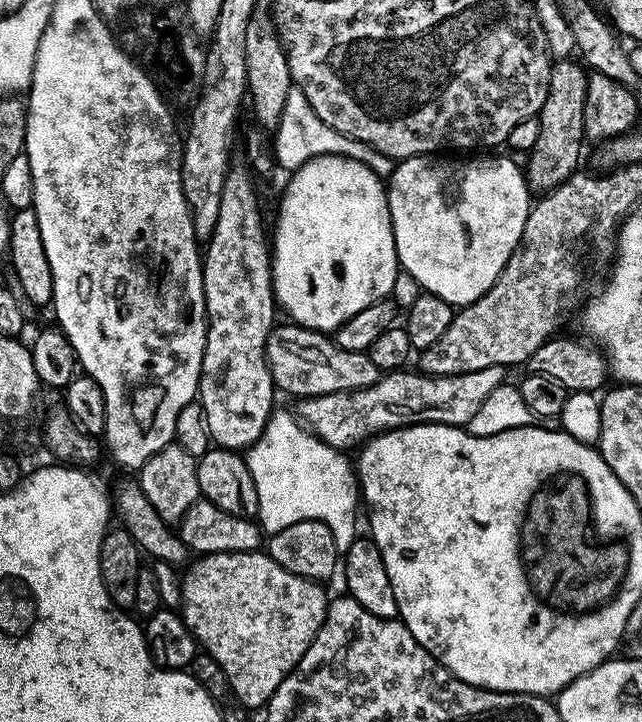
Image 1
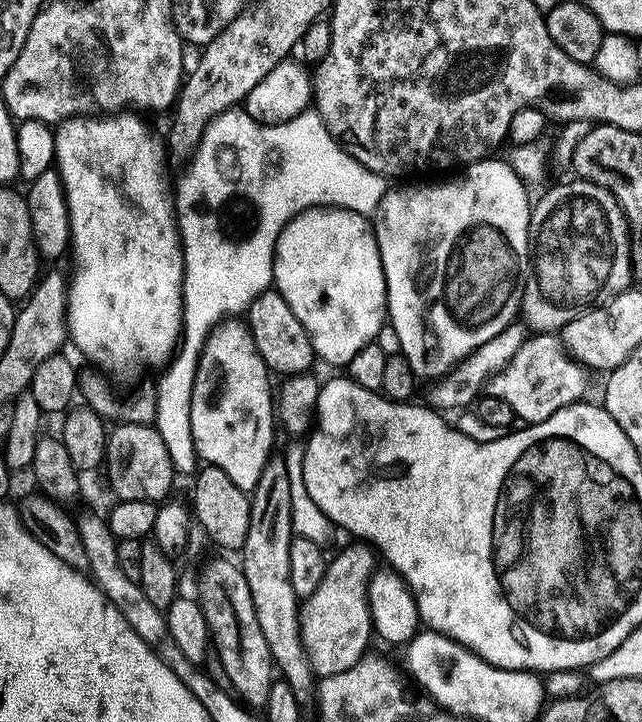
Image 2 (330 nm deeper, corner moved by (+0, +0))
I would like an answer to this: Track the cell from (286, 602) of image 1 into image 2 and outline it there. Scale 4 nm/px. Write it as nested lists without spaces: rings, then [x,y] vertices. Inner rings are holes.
[[[352,542],[349,548],[328,560],[328,569],[322,574],[322,582],[318,582],[318,590],[303,597],[299,605],[300,643],[317,677],[348,670],[369,651],[368,639],[373,639],[374,633],[368,609],[368,582],[378,564],[375,559],[367,543]]]

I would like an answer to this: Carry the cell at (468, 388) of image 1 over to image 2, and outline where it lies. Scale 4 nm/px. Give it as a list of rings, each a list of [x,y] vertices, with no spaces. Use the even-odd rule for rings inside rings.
[[[536,334],[525,339],[518,354],[514,354],[500,372],[489,377],[486,392],[510,402],[521,421],[541,424],[567,404],[577,403],[583,397],[580,395],[584,392],[584,375],[585,369],[564,351],[559,335]]]

